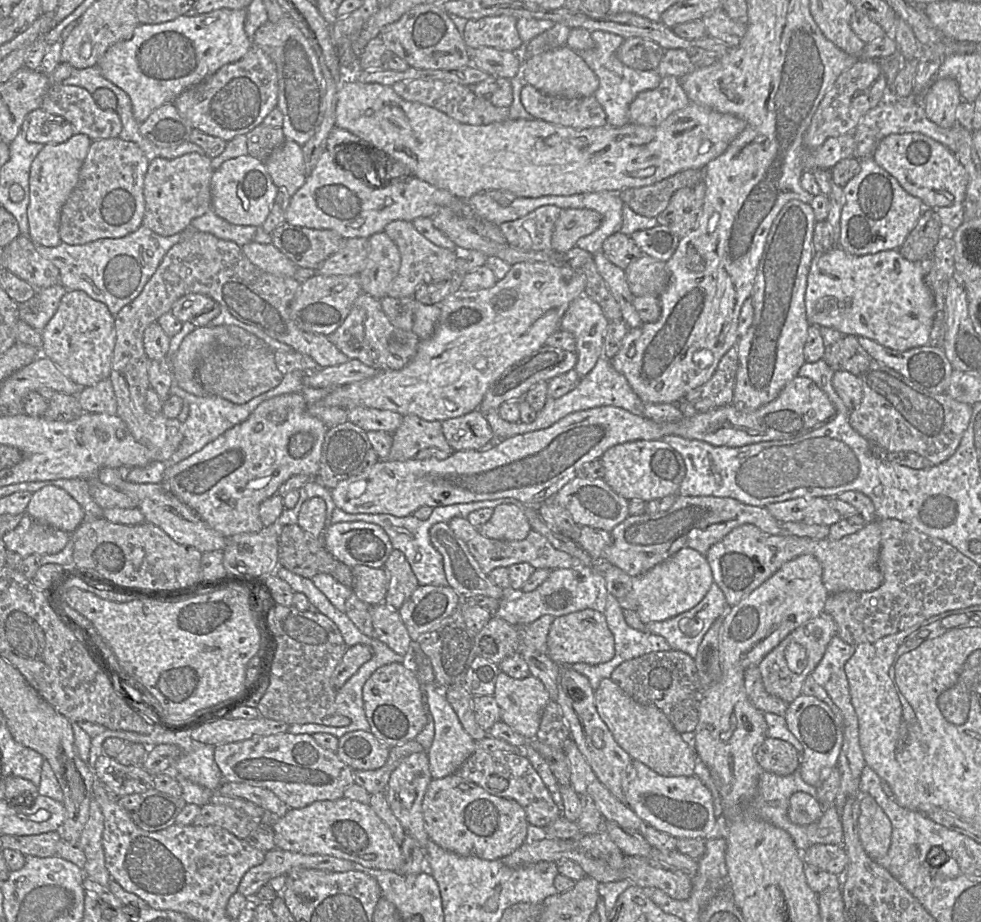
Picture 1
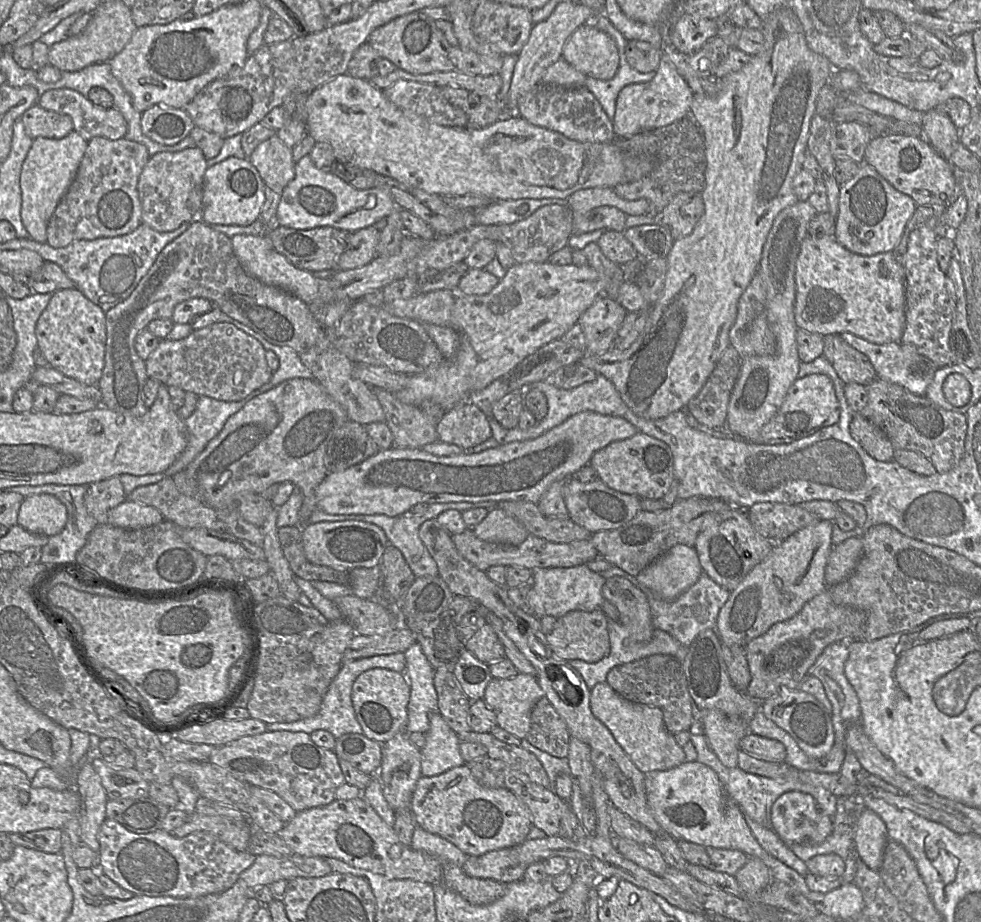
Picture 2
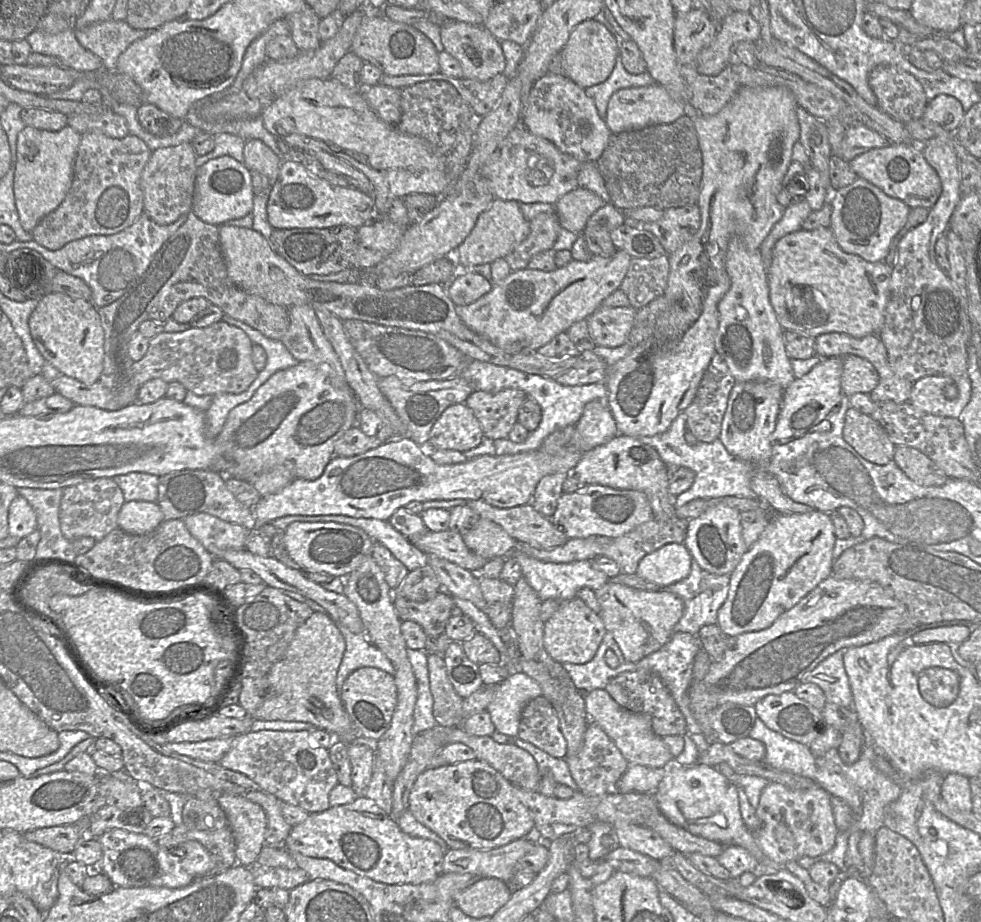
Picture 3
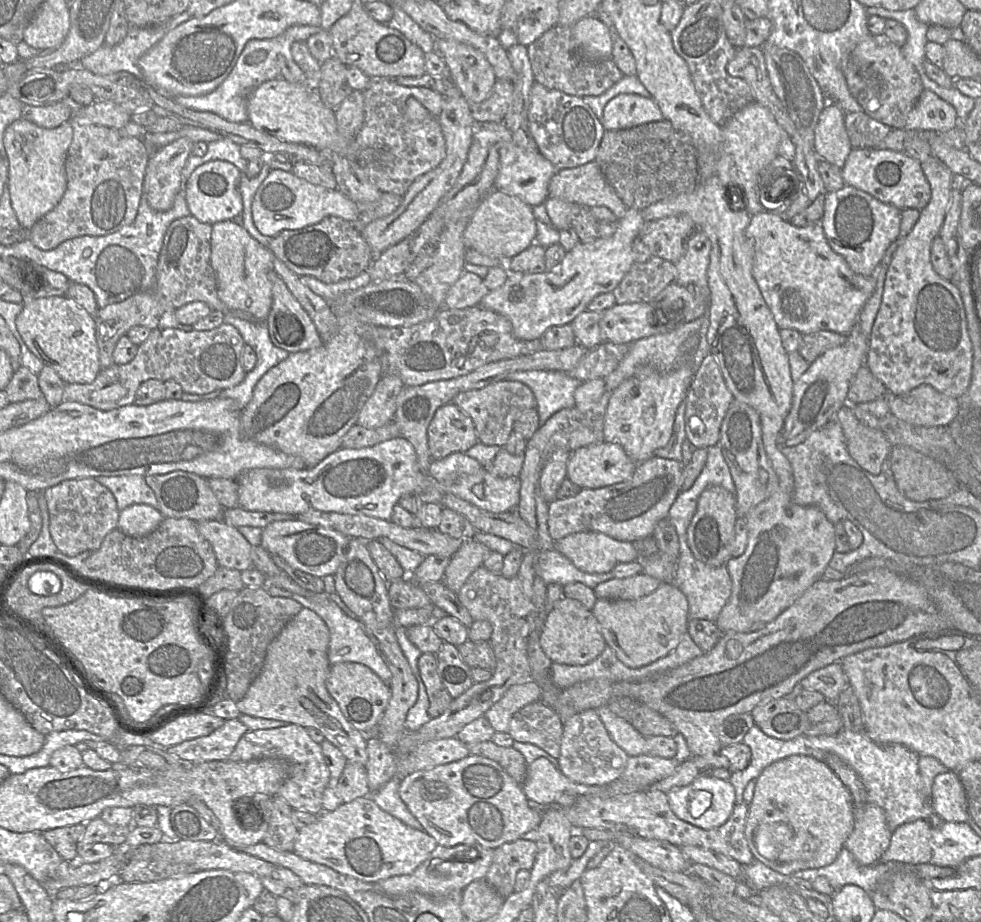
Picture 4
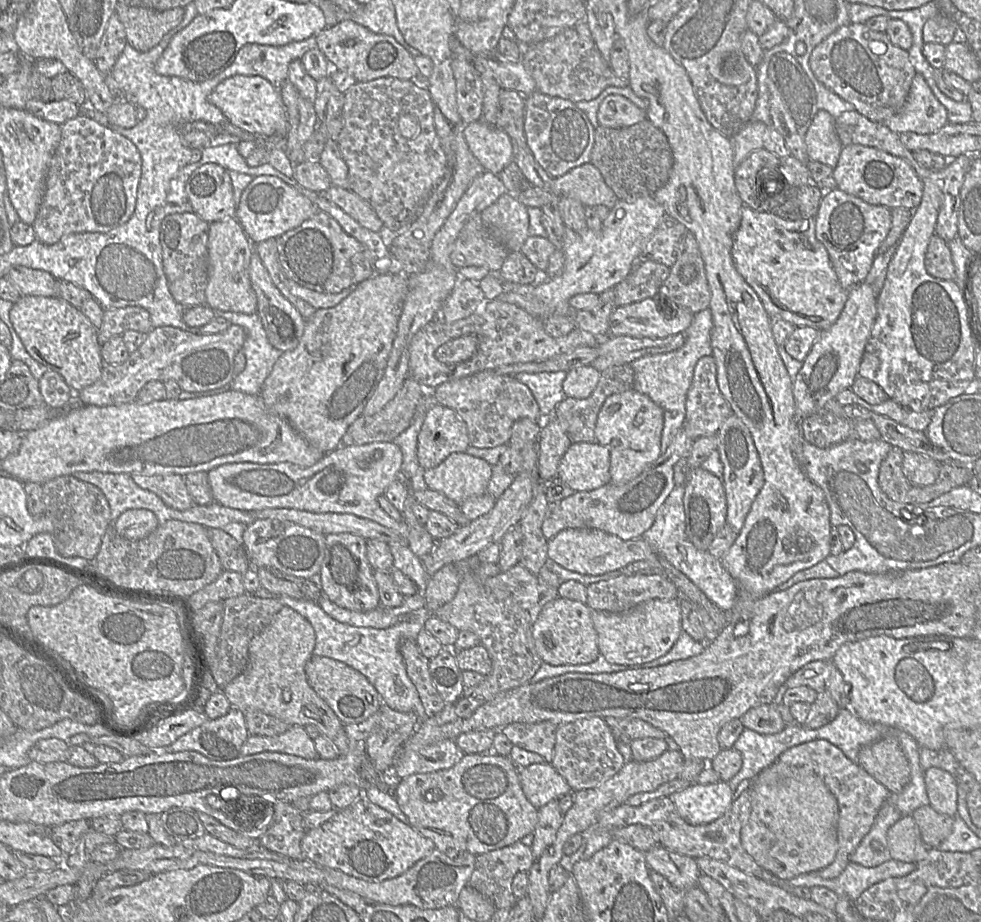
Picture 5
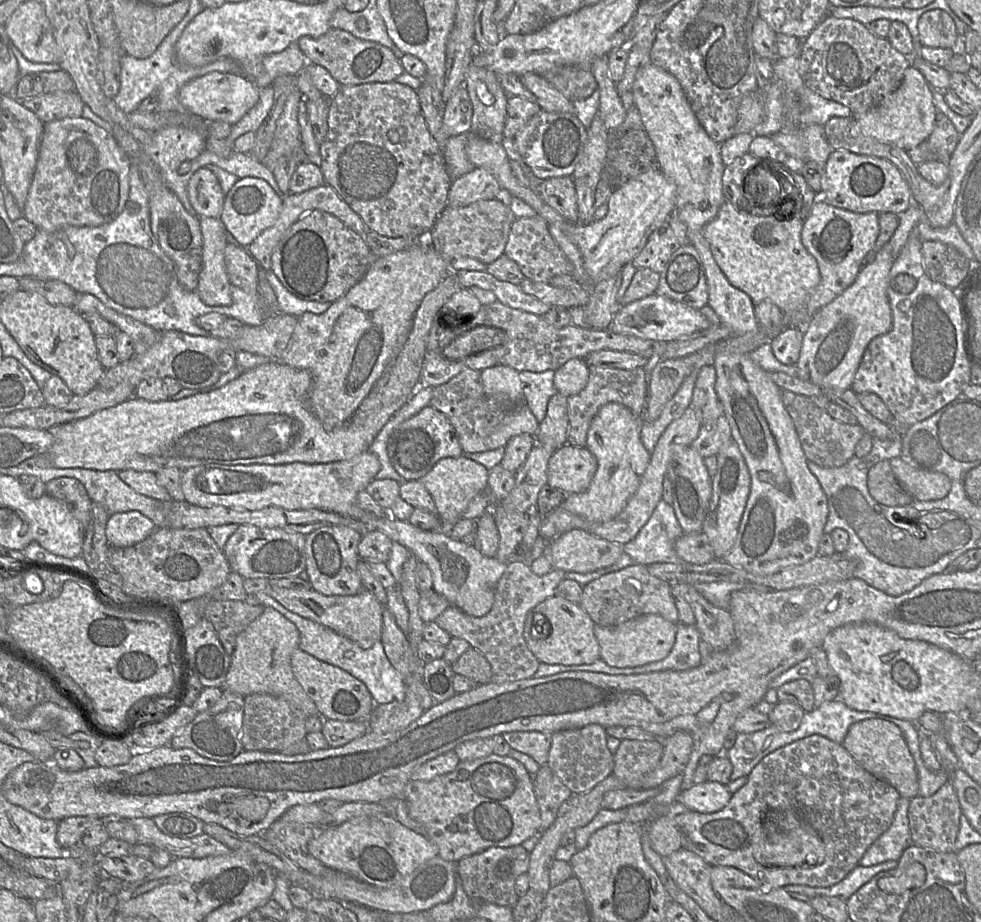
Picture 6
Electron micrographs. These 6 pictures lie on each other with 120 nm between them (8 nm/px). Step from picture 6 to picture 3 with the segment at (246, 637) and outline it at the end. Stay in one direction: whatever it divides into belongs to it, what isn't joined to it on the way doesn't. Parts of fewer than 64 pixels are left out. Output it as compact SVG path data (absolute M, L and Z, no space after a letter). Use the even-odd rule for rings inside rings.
M316 612L296 630L284 656L276 662L267 675L267 691L261 705L253 714L253 720L300 721L312 724L332 734L335 739L347 743L352 740L364 740L355 730L352 721L344 709L336 687L336 675L345 652L345 639L337 624L326 612Z

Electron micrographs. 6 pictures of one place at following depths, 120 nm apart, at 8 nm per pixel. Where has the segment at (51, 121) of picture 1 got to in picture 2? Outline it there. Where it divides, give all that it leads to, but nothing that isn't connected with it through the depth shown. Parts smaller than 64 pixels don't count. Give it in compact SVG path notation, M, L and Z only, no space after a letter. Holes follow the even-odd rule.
M33 105L21 116L27 134L32 138L60 139L73 131L69 116Z

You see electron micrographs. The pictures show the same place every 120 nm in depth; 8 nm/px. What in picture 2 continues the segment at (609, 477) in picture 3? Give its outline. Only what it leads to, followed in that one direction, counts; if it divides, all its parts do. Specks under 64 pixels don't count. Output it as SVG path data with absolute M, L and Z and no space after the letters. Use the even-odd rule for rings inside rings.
M643 433L610 443L598 450L591 457L589 465L597 472L598 479L609 488L629 495L637 496L640 499L661 500L670 488L674 476L674 459L670 447L663 441Z

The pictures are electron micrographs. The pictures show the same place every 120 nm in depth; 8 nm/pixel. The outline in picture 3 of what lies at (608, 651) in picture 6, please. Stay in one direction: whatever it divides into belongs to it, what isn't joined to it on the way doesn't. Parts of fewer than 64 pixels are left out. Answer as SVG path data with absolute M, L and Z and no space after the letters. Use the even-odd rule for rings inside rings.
M608 581L594 592L601 608L599 617L606 631L613 635L626 662L638 662L666 644L673 635L674 627L684 612L682 599L668 591L644 591Z

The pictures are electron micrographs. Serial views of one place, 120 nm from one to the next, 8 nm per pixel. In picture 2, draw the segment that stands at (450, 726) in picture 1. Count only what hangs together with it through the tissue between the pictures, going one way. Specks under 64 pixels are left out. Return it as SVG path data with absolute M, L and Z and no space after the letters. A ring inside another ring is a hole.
M440 713L430 715L430 727L421 752L422 776L436 776L465 764L460 751L460 739Z

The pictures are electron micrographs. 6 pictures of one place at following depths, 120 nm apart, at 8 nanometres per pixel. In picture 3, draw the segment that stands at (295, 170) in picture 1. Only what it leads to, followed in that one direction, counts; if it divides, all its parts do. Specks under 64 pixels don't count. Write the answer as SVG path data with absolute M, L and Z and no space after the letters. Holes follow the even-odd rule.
M246 140L244 145L244 164L250 171L263 174L271 186L279 176L282 159L260 140Z

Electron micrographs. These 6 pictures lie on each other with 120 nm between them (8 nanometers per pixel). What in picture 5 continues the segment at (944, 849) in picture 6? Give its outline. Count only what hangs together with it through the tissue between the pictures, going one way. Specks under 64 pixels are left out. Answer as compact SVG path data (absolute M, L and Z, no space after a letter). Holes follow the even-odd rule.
M930 805L922 806L912 813L919 827L924 844L937 848L952 832L955 817L940 814Z

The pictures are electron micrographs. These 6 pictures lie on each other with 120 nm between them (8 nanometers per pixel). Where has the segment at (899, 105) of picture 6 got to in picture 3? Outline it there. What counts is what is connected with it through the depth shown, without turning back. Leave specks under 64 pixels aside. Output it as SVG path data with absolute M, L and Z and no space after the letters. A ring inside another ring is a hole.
M938 95L926 104L923 118L938 124L949 132L955 132L964 118L962 104L950 95Z

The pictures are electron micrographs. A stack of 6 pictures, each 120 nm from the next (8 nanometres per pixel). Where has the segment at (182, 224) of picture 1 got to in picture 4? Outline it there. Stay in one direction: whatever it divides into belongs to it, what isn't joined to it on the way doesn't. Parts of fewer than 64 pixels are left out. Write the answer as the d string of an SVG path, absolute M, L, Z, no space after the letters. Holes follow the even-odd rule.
M180 138L153 152L150 156L143 182L143 194L155 211L169 210L182 182L182 170L192 154L194 142Z

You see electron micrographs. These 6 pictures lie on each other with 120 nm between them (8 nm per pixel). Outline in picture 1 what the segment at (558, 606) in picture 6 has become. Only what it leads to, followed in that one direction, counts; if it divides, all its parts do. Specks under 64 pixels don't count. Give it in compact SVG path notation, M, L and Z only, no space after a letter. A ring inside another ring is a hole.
M586 609L554 618L547 638L547 654L560 666L572 666L576 663L598 665L610 661L615 655L615 644L605 615Z

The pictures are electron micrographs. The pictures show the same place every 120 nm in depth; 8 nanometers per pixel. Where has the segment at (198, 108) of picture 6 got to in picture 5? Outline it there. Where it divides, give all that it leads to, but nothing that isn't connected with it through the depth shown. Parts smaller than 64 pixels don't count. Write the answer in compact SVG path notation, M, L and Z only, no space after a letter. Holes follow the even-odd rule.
M236 75L219 83L209 102L216 106L231 125L257 137L285 137L288 131L286 108L279 89L260 76Z

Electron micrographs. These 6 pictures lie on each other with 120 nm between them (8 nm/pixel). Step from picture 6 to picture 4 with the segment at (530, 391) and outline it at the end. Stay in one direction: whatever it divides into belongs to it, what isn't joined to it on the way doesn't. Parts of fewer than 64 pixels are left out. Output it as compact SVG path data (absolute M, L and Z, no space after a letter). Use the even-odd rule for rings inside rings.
M517 371L510 373L506 380L521 382L531 389L540 426L557 411L575 407L574 392L582 383L569 374L556 371Z

